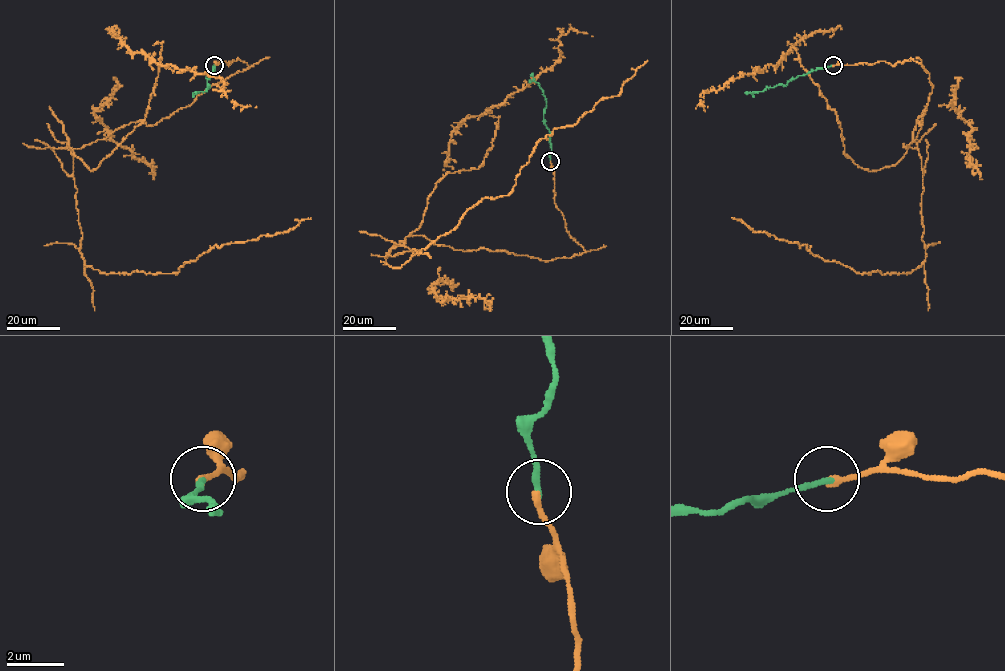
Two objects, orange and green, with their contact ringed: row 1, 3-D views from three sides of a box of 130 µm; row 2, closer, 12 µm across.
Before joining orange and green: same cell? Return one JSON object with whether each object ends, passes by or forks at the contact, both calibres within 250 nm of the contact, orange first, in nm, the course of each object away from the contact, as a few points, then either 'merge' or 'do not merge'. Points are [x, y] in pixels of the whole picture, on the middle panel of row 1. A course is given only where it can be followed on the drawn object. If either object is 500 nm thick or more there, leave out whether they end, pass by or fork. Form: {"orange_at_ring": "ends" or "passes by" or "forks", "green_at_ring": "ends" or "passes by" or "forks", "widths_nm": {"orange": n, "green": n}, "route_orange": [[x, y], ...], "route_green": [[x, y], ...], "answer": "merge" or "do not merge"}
{"orange_at_ring": "ends", "green_at_ring": "ends", "widths_nm": {"orange": 240, "green": 200}, "route_orange": [[550, 161], [584, 252], [404, 245], [418, 254], [508, 195], [540, 139], [647, 61]], "route_green": [[550, 161], [550, 132], [543, 115], [546, 101], [531, 73]], "answer": "merge"}

